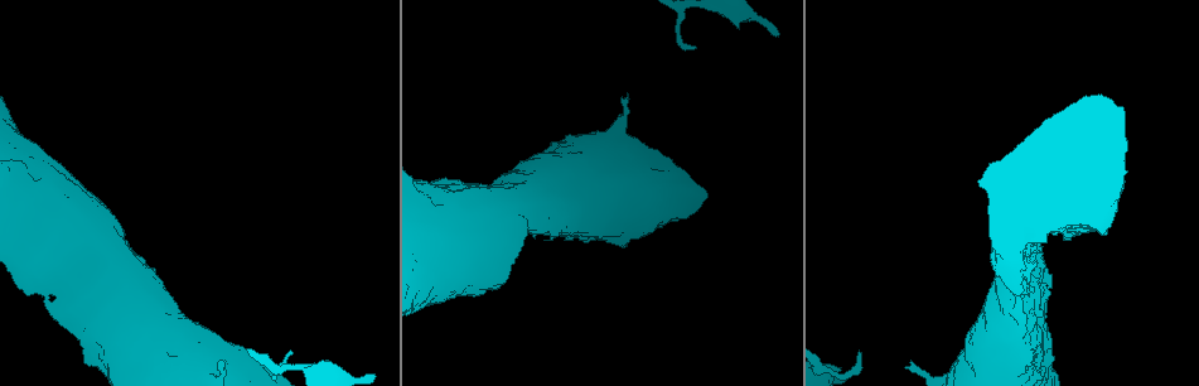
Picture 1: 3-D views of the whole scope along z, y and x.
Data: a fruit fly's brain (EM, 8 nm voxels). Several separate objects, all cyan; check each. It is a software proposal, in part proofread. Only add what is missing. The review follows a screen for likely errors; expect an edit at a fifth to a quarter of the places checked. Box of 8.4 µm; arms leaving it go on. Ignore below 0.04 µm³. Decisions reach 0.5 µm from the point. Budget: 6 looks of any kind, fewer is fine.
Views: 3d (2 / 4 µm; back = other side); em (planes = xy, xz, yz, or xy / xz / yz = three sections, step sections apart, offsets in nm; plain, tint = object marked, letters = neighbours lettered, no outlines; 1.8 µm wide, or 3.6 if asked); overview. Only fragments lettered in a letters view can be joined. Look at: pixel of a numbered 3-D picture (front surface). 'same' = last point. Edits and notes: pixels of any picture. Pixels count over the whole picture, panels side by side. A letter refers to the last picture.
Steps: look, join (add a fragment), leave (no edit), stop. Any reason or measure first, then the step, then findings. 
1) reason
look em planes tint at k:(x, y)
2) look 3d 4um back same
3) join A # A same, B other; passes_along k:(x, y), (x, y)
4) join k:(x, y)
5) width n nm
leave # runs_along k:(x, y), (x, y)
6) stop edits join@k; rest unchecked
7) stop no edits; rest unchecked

free end
look em yz step 8 letters at 1:(222, 369)

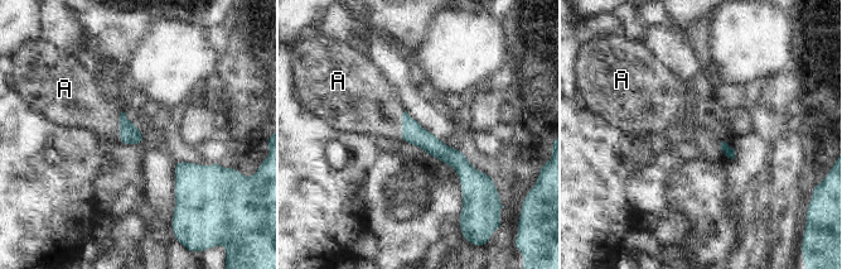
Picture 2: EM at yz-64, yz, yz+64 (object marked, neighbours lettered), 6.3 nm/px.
join A # A same; passes_along 2:(412, 133), (402, 125), (369, 104); it goes on there

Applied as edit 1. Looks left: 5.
touches itself
look 3d 4um at 1:(1107, 232)

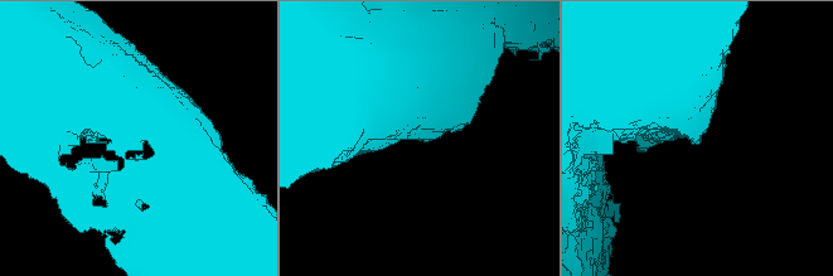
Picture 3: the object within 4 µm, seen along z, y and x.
look em 3.6um xz step 8 tint at 3:(414, 136)

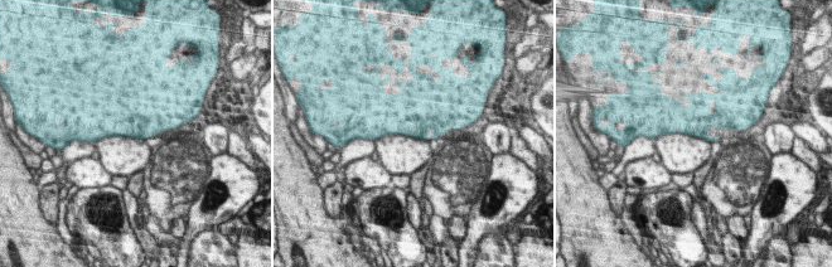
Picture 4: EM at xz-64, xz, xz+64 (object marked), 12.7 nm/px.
another direction
look em 3.6um planes letters same

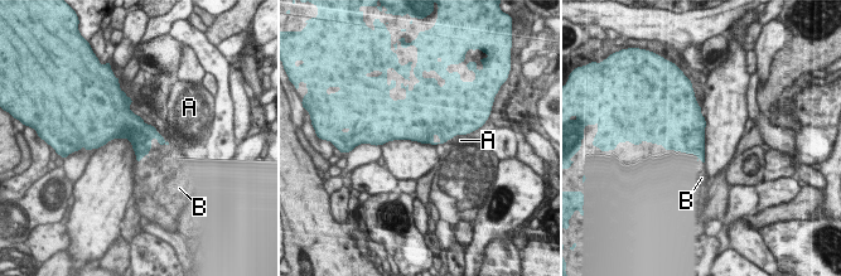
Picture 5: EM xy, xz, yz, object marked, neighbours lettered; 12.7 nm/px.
join B # A other, B same; the neuron continues

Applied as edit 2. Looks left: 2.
stop edits join@2, join@5; rest unchecked

